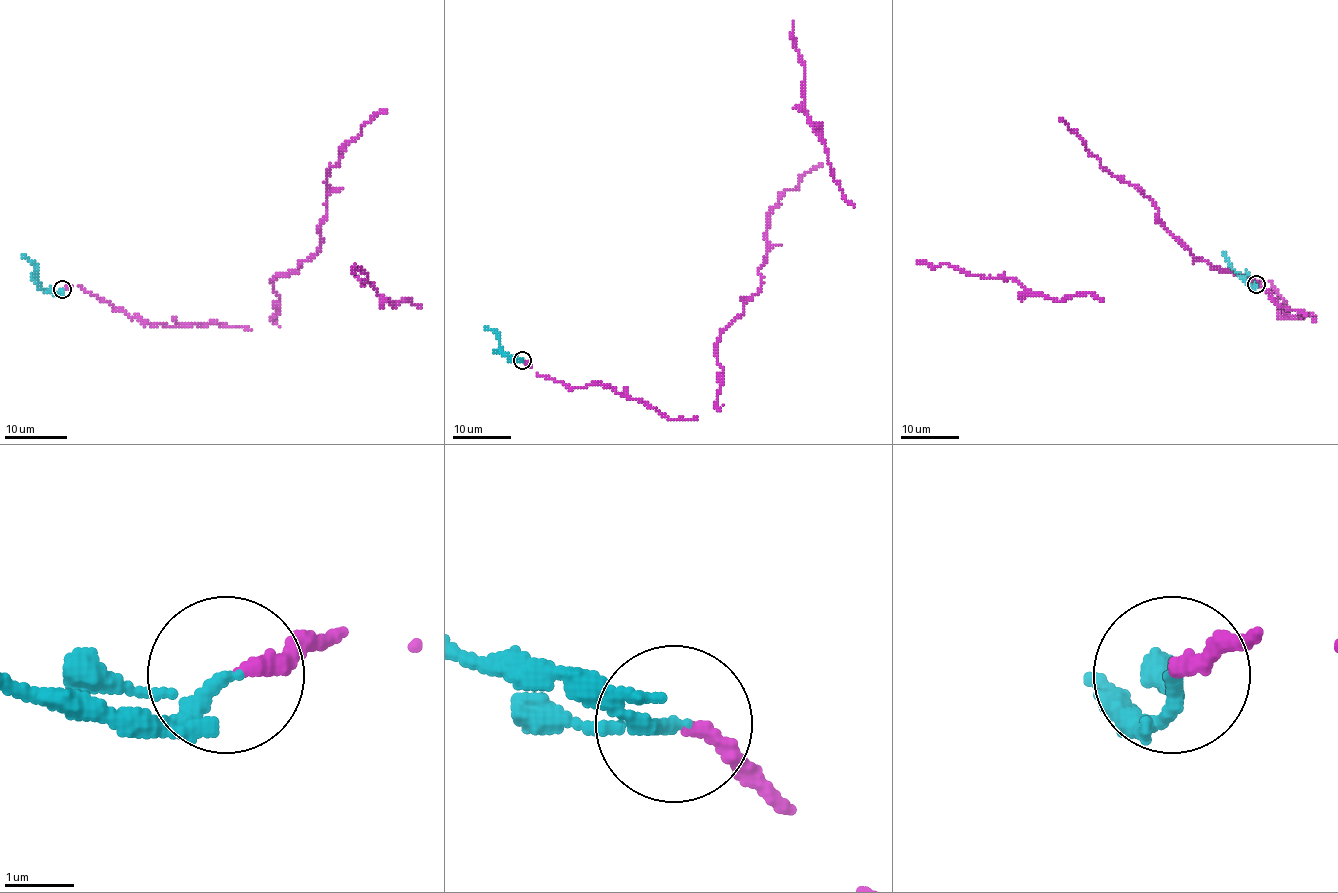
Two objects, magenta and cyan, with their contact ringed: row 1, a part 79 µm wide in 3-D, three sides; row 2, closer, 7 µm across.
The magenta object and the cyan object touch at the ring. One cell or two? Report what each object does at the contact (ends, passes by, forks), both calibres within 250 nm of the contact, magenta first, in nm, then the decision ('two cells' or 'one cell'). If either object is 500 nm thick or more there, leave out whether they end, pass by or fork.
magenta ends; cyan passes by; calibres 200 and 160 nm; one cell

